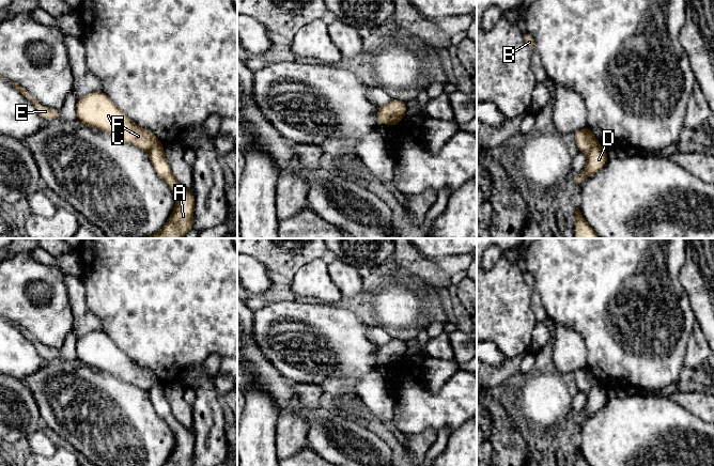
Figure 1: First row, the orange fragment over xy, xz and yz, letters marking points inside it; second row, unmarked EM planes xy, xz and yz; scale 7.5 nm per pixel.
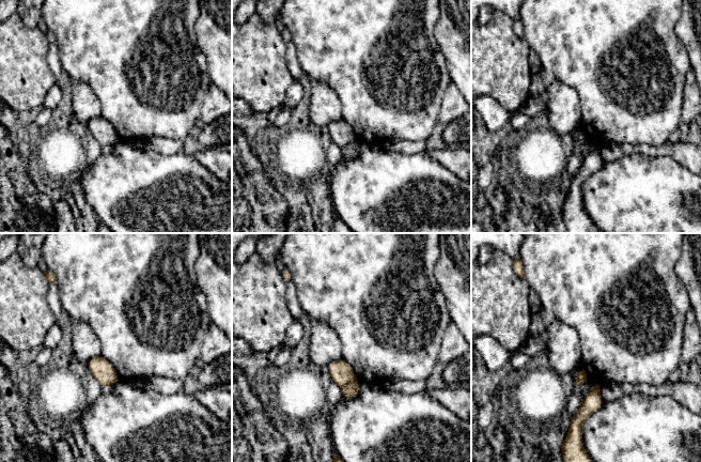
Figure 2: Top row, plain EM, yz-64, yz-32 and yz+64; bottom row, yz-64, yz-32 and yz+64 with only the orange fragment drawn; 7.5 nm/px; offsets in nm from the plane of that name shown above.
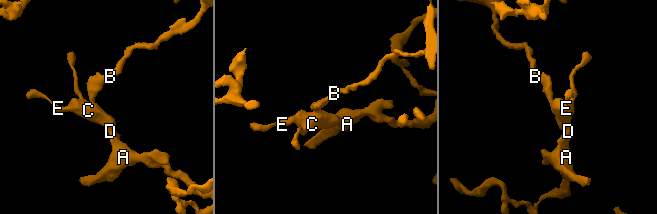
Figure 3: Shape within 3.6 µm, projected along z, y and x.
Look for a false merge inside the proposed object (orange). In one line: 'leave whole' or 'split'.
split

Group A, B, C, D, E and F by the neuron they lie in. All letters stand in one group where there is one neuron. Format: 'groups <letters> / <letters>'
groups A D / B C E F

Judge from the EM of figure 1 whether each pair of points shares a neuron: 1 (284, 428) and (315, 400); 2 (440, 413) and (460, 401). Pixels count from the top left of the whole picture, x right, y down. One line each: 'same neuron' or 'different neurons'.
1: same neuron
2: same neuron

